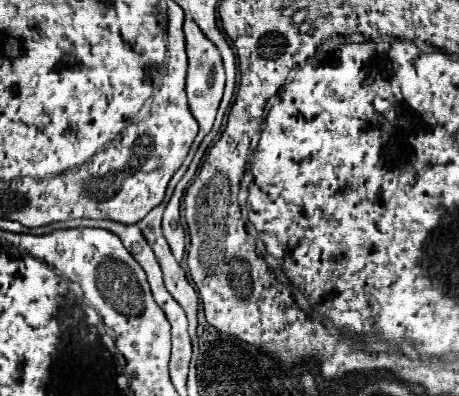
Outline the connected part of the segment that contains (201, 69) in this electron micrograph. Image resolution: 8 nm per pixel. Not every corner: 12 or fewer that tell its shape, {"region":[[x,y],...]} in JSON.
{"region":[[184,20],[188,106],[200,124],[212,130],[224,92],[220,50]]}

